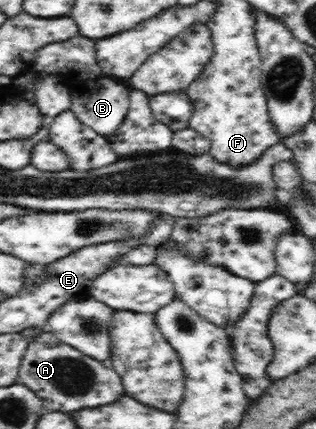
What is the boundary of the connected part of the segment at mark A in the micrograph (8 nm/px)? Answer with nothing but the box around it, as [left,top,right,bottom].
[17,329,125,413]

